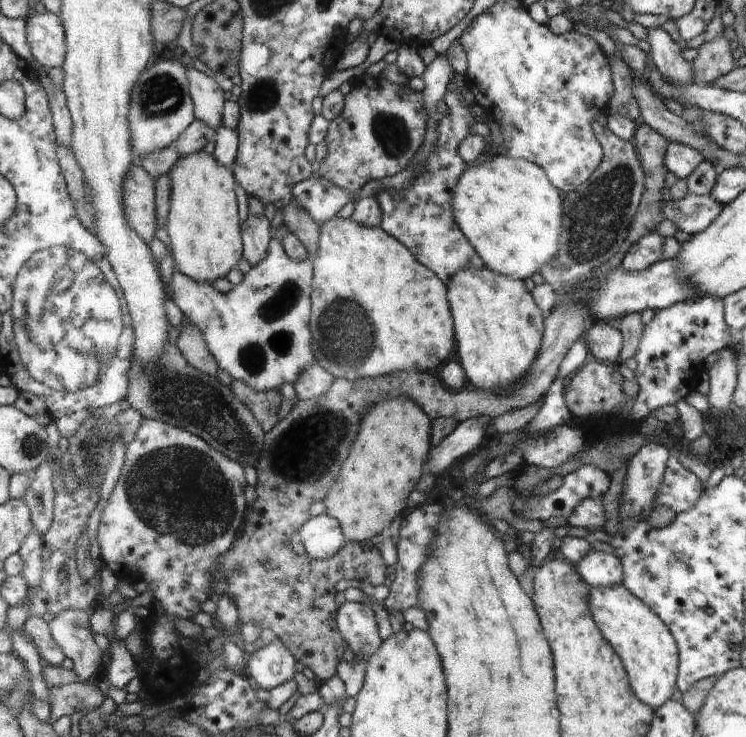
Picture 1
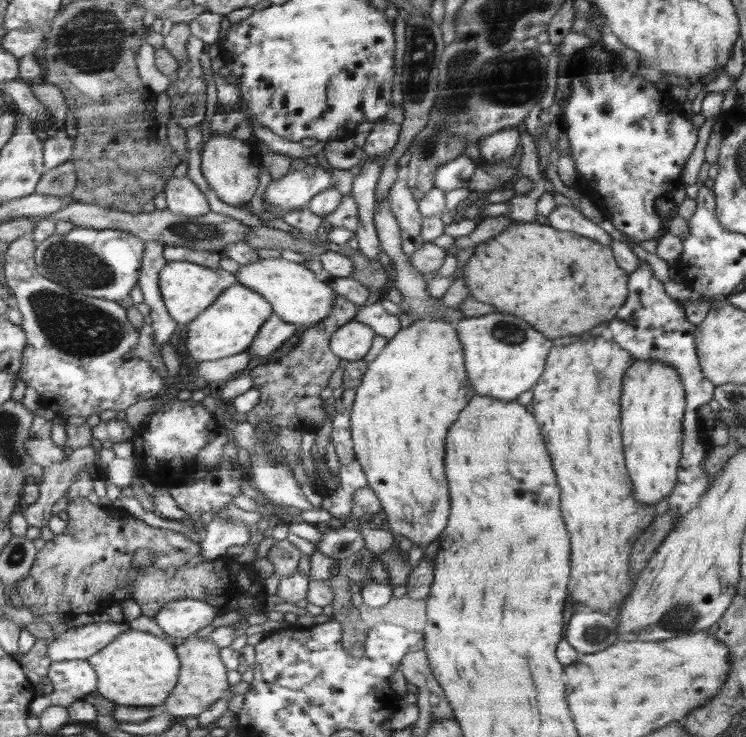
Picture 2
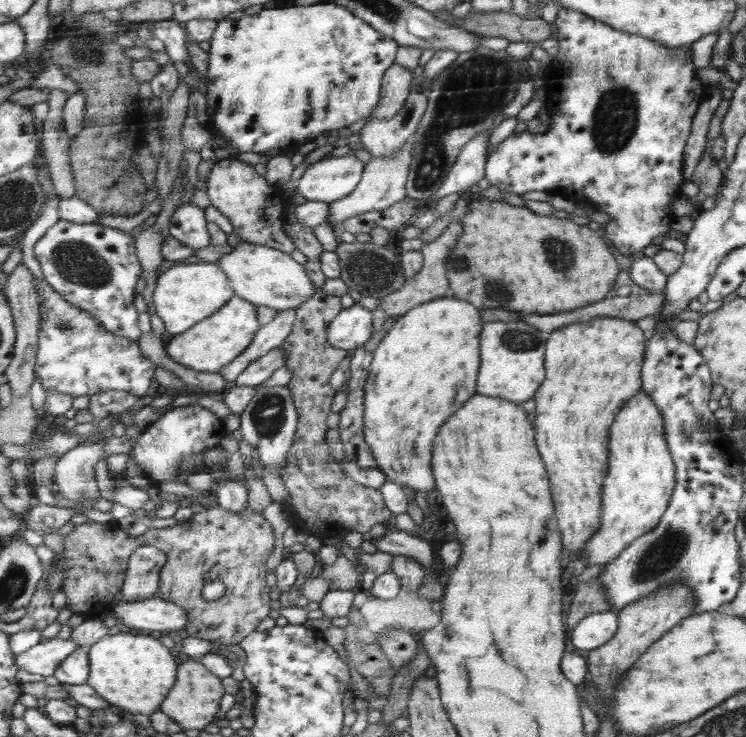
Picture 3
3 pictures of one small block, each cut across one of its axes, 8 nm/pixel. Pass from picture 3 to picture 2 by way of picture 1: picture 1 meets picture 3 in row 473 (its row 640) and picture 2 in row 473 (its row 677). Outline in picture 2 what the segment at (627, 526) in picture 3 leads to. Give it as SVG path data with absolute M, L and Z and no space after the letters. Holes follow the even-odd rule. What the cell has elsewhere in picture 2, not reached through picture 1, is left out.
M638 360L626 370L622 380L622 442L626 449L626 466L633 480L634 498L640 504L656 506L672 492L676 484L676 470L680 462L680 446L683 444L684 386L678 370L658 360Z

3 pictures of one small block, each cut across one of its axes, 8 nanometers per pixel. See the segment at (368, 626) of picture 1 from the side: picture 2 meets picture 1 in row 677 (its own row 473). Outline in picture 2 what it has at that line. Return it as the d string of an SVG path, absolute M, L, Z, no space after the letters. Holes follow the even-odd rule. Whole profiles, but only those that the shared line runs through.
M358 461L350 464L341 464L338 474L341 480L341 488L330 494L330 496L323 496L321 508L327 510L332 517L342 518L342 516L350 516L352 508L348 505L348 501L352 498L354 491L368 486L368 480Z

